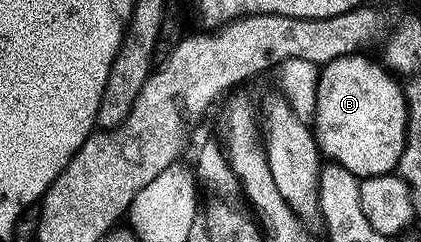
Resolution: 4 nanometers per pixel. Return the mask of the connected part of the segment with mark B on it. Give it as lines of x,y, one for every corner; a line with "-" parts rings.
366,53
345,55
325,64
318,72
316,105
312,116
312,130
318,150
331,164
338,164
357,176
359,180
377,175
391,174
402,156
404,142
404,91
381,62
372,60

